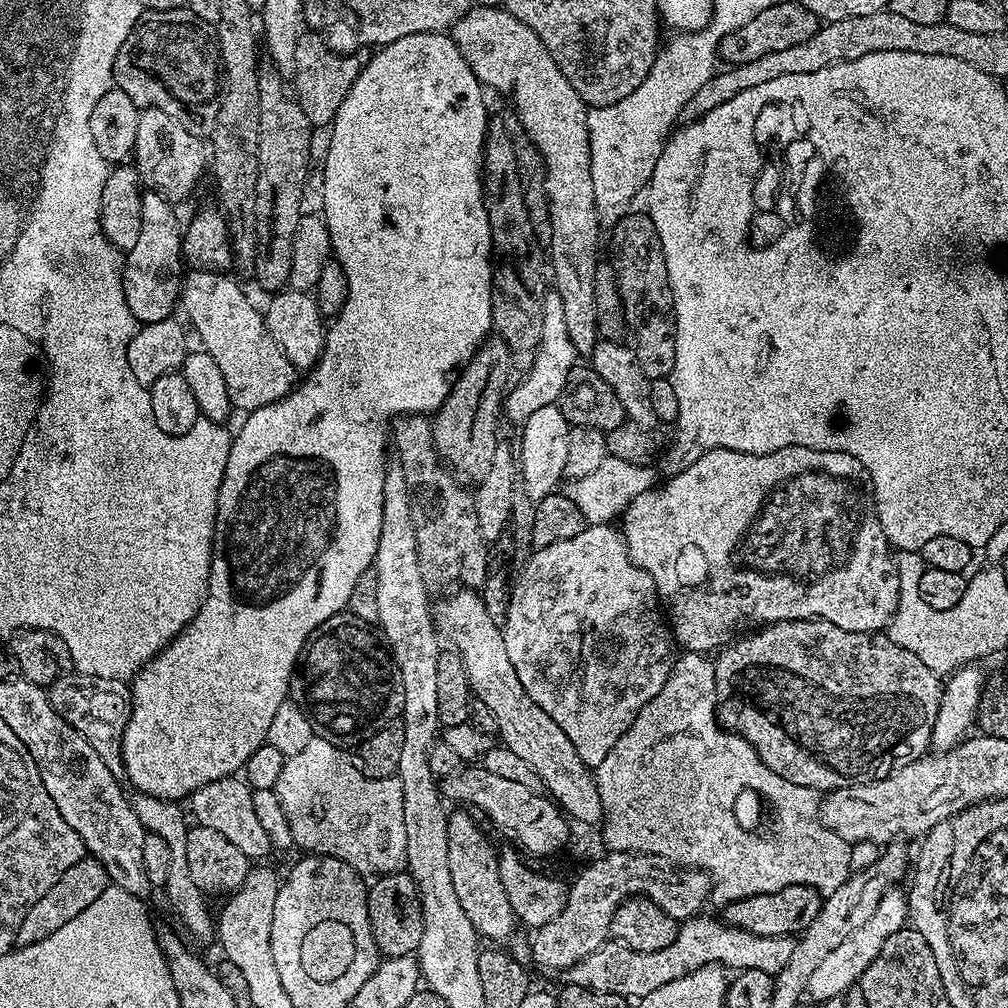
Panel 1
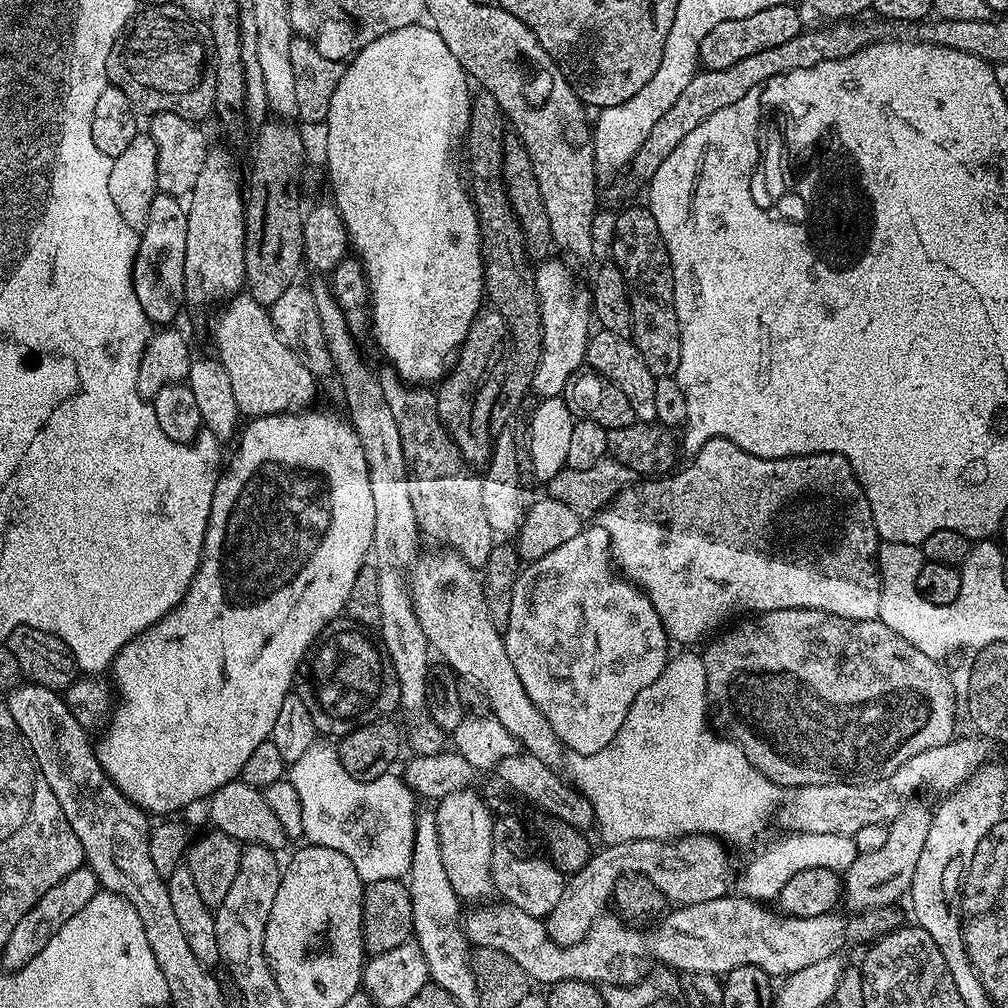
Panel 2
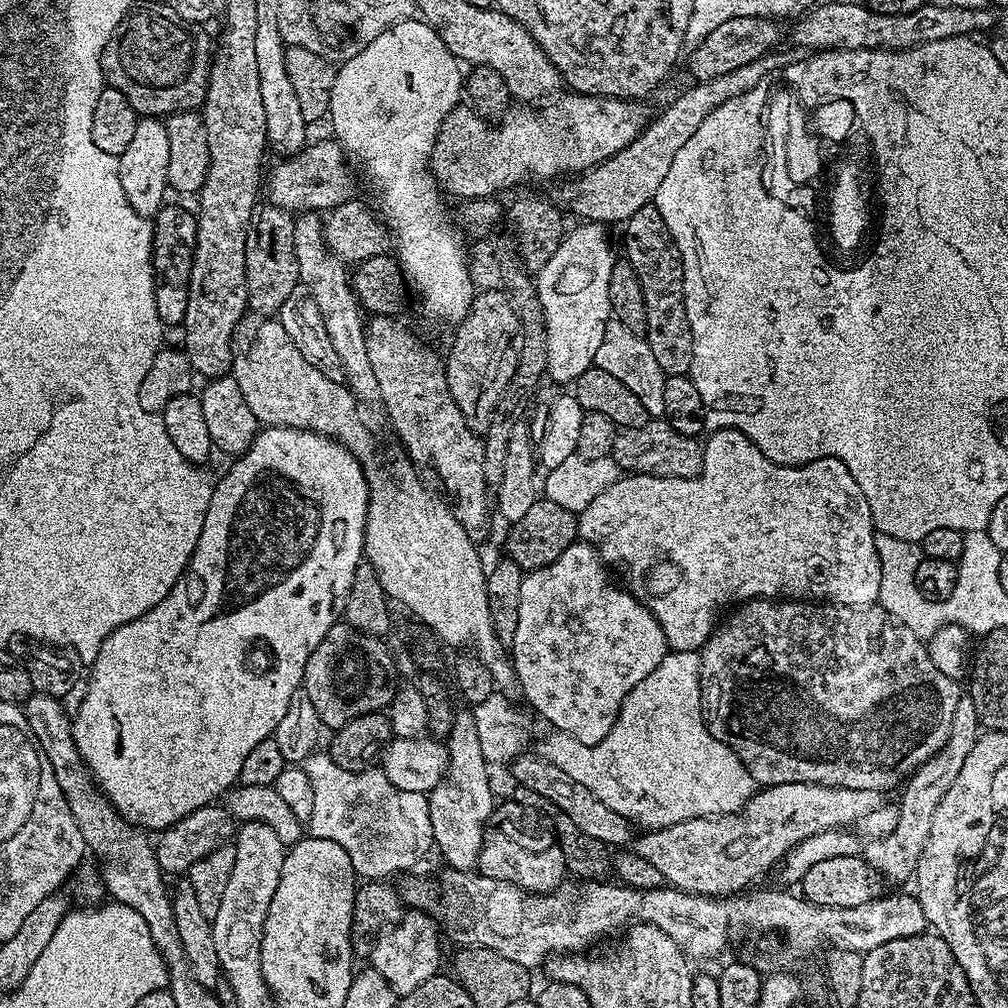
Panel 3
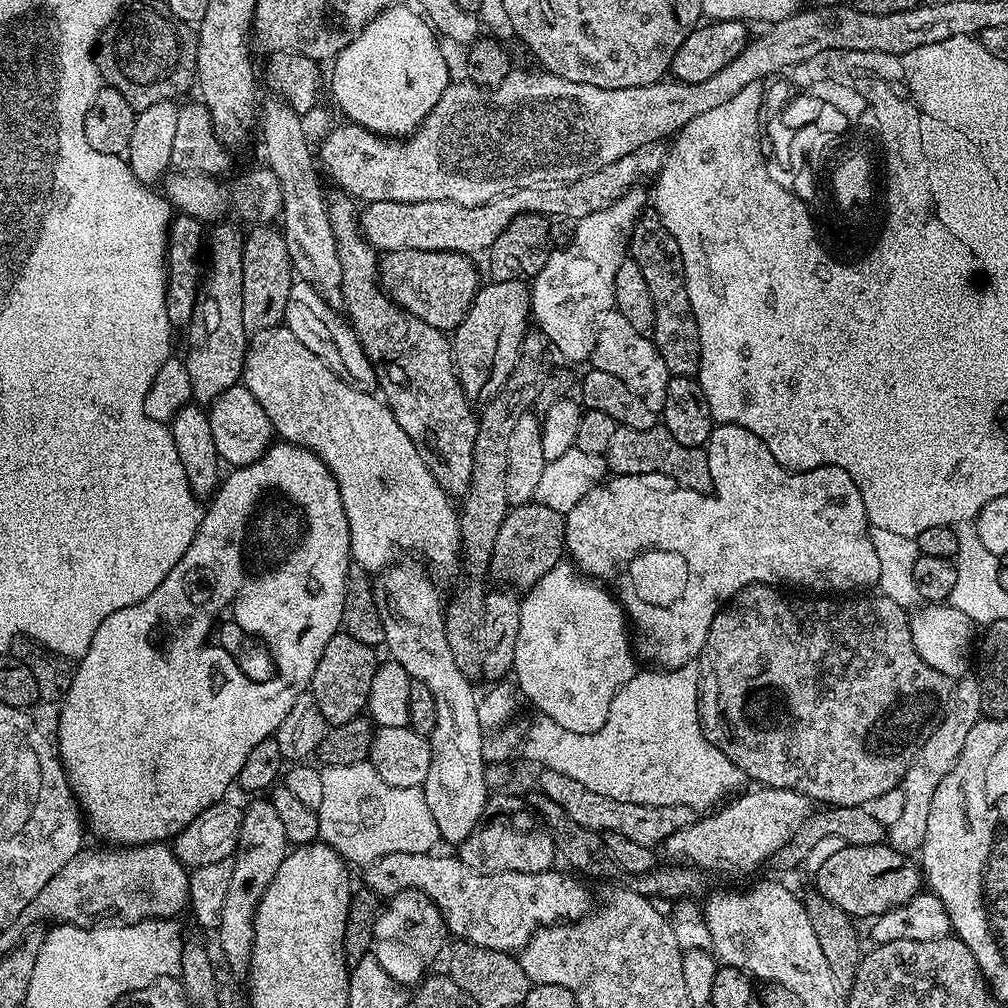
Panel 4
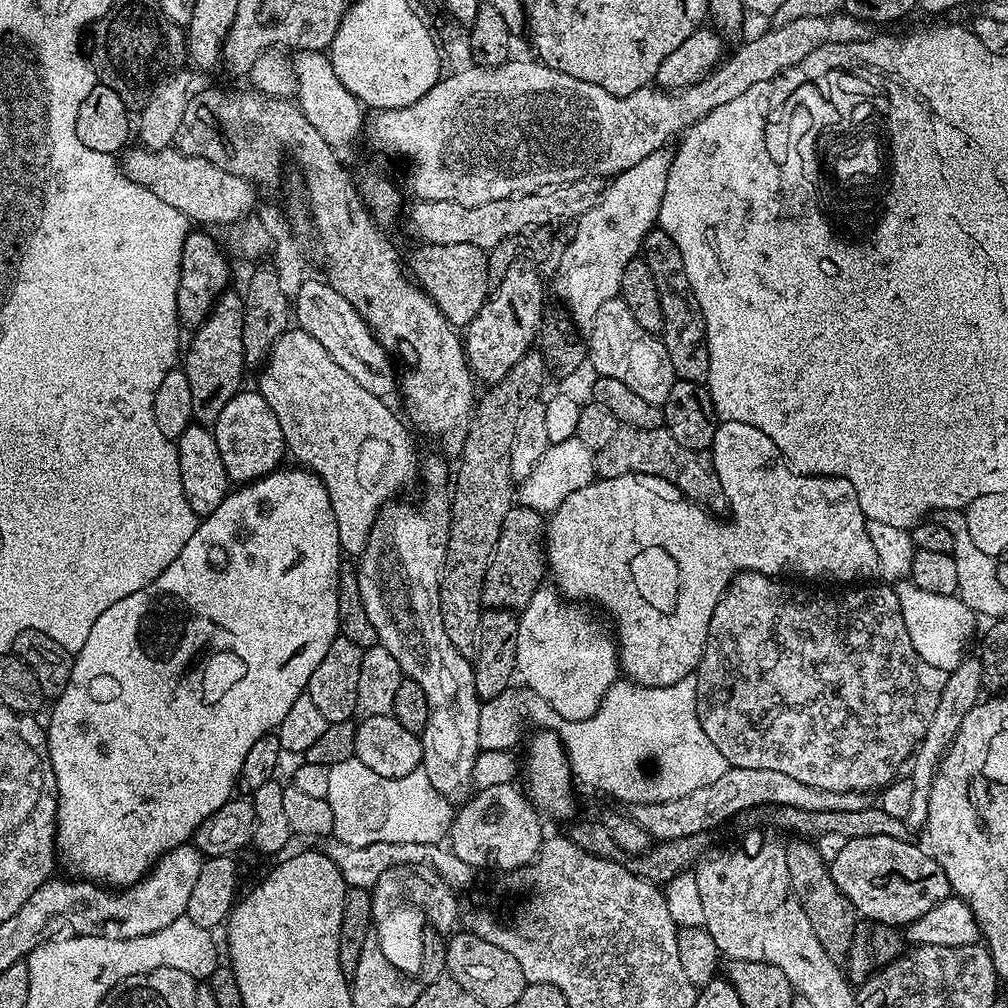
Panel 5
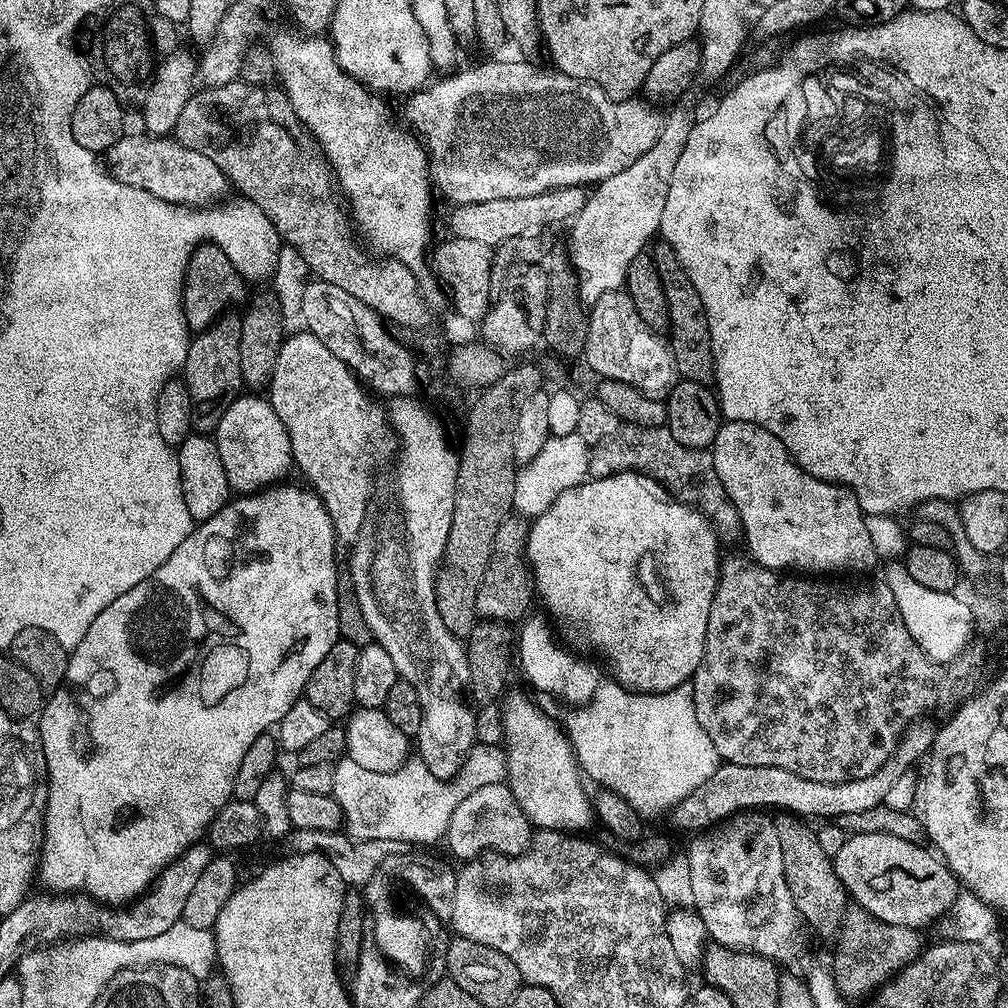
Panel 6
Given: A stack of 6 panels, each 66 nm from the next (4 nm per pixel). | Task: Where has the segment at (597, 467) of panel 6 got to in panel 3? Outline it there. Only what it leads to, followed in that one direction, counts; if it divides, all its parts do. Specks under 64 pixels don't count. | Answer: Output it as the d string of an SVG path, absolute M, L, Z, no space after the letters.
M649 418L642 426L626 428L616 433L611 459L628 474L694 478L704 465L704 449L699 439L678 434L663 418Z

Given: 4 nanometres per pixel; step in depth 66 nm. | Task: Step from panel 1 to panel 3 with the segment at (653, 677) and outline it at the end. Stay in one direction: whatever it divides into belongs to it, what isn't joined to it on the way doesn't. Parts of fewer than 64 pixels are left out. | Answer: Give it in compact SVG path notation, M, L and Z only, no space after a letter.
M575 542L569 546L568 549L563 550L562 554L558 556L558 558L554 559L554 562L551 562L551 564L542 566L540 569L534 569L532 571L529 571L527 575L523 577L523 580L521 582L521 594L518 596L518 626L516 631L514 631L514 634L518 634L518 648L520 646L524 646L524 644L528 644L530 642L530 626L546 626L546 614L548 612L588 612L588 676L582 676L582 678L588 678L588 744L597 744L598 742L602 742L602 738L606 738L606 734L610 734L610 730L614 726L614 722L618 718L618 714L620 713L620 707L622 706L622 702L626 698L626 694L630 694L630 690L634 690L634 686L638 686L638 682L642 682L642 678L646 678L646 674L652 673L654 670L654 666L658 666L658 662L662 662L662 658L664 656L667 656L670 649L668 647L668 643L666 642L664 635L662 634L662 626L658 626L658 622L654 618L652 614L650 614L648 608L642 606L639 602L636 601L636 599L633 598L619 583L612 584L613 577L610 575L609 569L605 566L604 562L600 559L600 553L597 551L595 547L591 544L585 544L583 542Z

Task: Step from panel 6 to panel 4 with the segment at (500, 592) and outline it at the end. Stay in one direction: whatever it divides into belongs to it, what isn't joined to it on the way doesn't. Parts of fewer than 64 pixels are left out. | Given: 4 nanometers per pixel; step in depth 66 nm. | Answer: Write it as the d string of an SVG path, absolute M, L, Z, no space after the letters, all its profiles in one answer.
M535 500L528 501L525 504L517 504L513 505L507 515L504 516L502 522L499 524L499 530L498 530L498 536L495 539L494 542L494 550L491 552L491 562L489 564L489 575L491 577L495 578L500 581L497 583L500 584L510 584L506 582L512 582L515 585L513 587L518 590L527 590L531 588L533 585L535 585L539 578L542 578L543 574L549 573L550 570L554 568L556 564L561 563L561 560L563 559L562 554L564 555L566 550L566 545L564 543L564 534L565 534L565 526L564 526L564 516L563 513L558 512L556 510L552 510L550 507L546 506L545 504L538 503Z

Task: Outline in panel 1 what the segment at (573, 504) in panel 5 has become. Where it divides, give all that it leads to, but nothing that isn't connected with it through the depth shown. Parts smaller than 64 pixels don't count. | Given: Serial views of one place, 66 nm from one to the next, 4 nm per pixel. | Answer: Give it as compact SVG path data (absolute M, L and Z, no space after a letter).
M790 446L761 456L715 448L702 454L698 462L679 470L681 472L670 477L661 488L660 485L653 486L650 490L638 494L634 502L630 502L628 509L622 513L622 535L632 561L642 570L646 570L650 578L654 578L656 592L666 609L670 631L675 643L683 651L712 654L724 645L731 644L741 630L787 620L825 620L851 632L878 632L887 629L900 600L894 549L878 522L876 498L872 495L872 479L866 474L866 466L862 466L858 458L850 458L850 454L845 452L810 450L806 446Z

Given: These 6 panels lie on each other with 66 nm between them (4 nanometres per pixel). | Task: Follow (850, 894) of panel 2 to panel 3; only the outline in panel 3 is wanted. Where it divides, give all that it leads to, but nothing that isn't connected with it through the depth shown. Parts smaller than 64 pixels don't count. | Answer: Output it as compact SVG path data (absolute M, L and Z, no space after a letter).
M967 694L961 695L954 710L954 722L948 735L948 740L931 758L920 765L915 772L907 777L903 785L904 793L898 800L900 813L898 814L898 826L890 834L880 839L873 839L867 847L863 849L862 855L877 873L889 872L892 876L911 877L918 866L918 858L930 838L930 826L934 823L934 810L938 802L950 790L954 778L958 778L958 770L962 770L962 765L966 763L966 754L974 750L980 719L977 710L974 709L974 702Z

